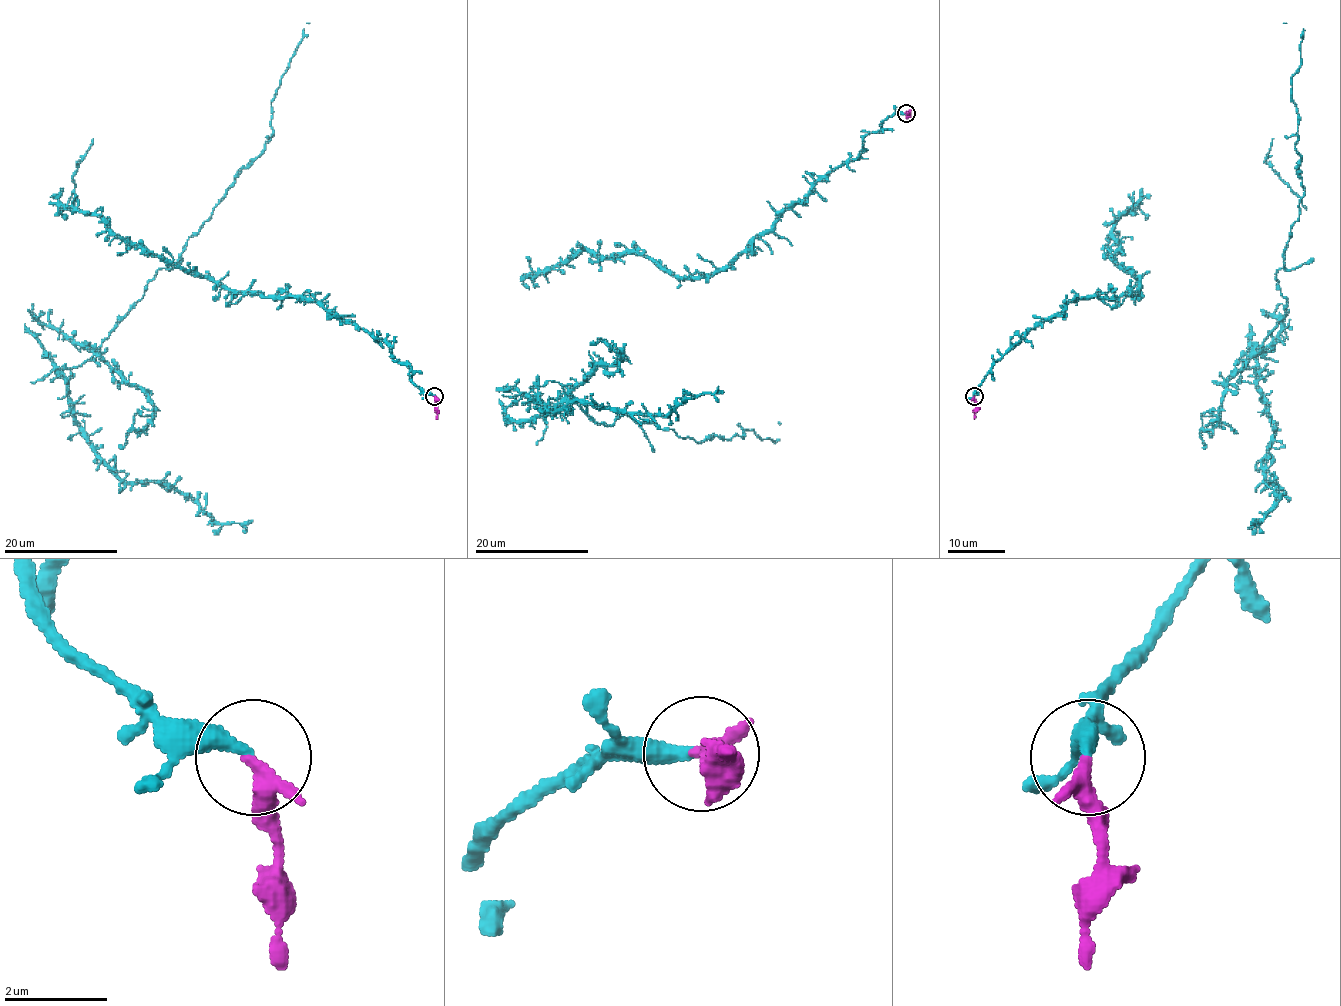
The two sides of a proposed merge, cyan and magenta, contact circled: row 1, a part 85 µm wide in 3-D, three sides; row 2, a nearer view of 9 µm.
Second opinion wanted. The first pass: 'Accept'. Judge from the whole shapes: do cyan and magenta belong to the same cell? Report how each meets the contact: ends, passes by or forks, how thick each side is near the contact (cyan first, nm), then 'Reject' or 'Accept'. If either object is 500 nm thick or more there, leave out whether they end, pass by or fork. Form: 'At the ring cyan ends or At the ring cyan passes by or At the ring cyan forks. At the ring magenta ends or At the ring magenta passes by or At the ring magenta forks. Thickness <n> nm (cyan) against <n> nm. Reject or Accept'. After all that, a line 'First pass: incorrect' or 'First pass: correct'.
At the ring cyan ends. At the ring magenta passes by. Thickness 280 nm (cyan) against 240 nm. Accept
First pass: correct

